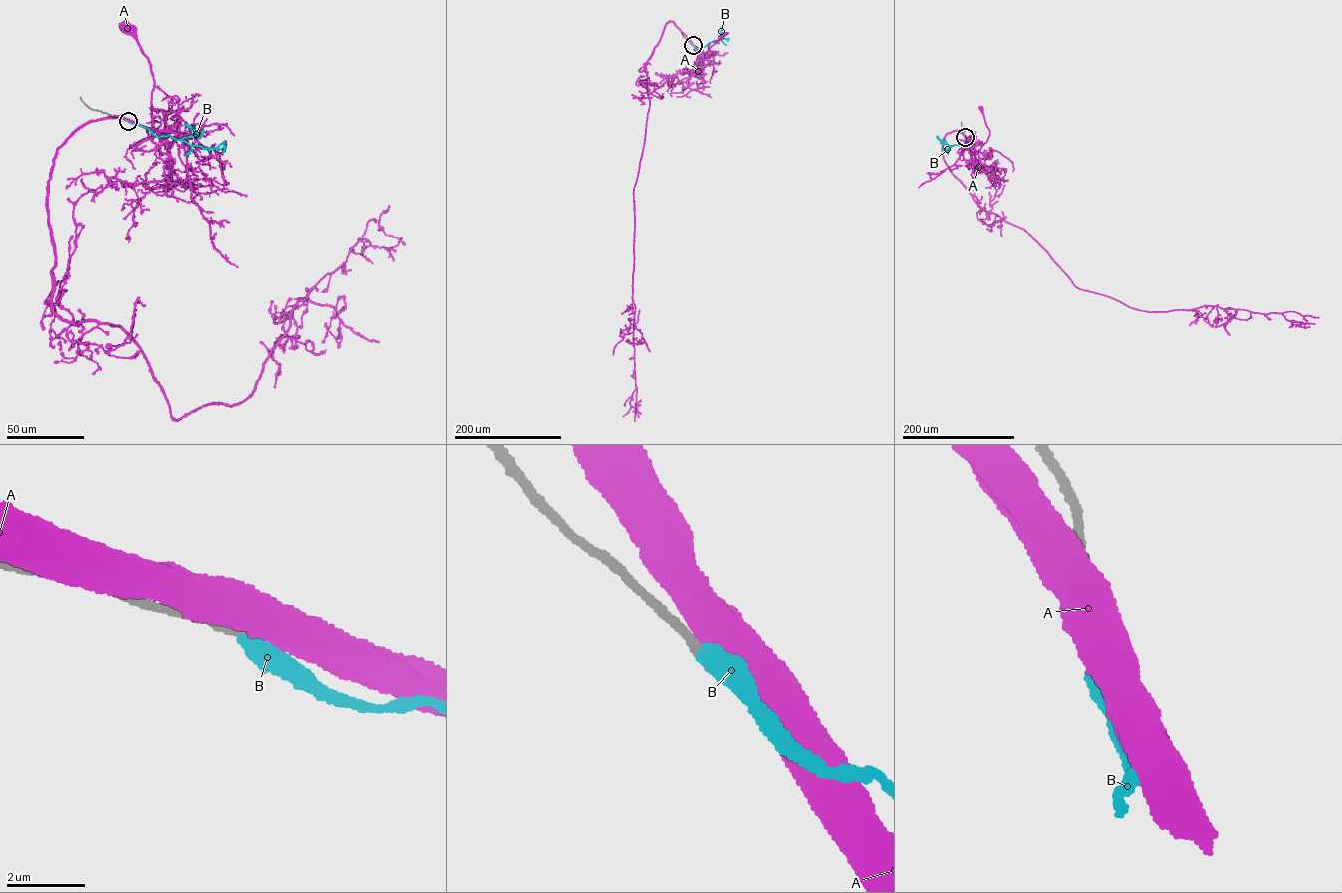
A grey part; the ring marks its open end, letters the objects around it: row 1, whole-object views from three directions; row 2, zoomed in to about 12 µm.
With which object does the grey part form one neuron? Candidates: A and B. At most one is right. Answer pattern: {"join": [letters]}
{"join": []}

